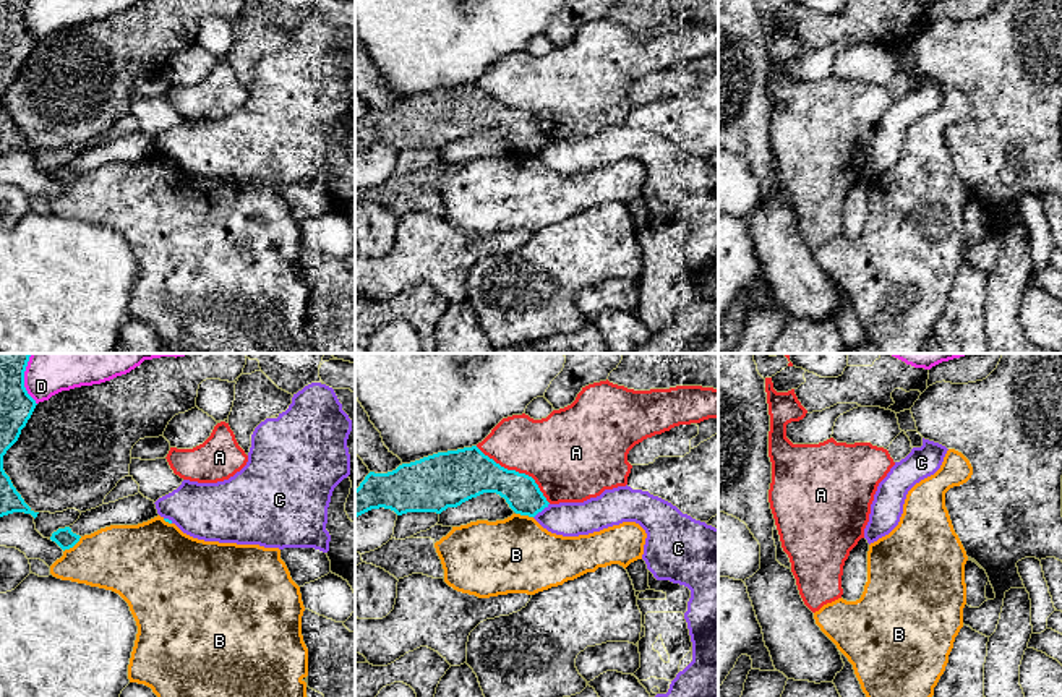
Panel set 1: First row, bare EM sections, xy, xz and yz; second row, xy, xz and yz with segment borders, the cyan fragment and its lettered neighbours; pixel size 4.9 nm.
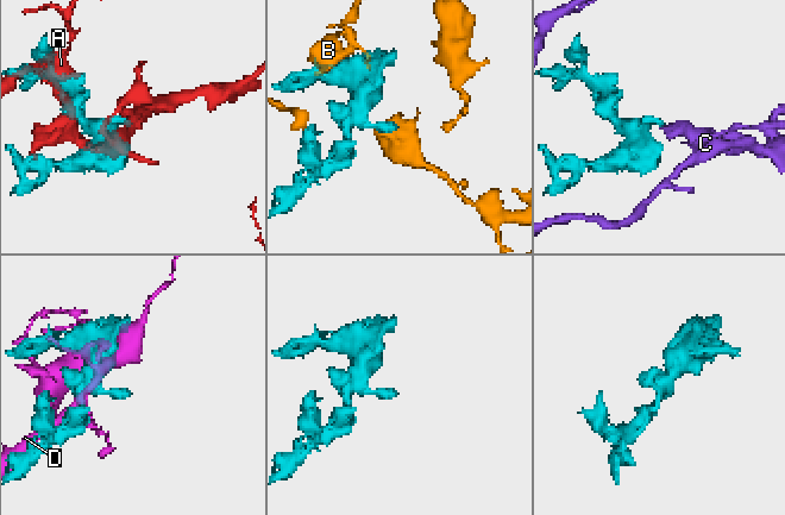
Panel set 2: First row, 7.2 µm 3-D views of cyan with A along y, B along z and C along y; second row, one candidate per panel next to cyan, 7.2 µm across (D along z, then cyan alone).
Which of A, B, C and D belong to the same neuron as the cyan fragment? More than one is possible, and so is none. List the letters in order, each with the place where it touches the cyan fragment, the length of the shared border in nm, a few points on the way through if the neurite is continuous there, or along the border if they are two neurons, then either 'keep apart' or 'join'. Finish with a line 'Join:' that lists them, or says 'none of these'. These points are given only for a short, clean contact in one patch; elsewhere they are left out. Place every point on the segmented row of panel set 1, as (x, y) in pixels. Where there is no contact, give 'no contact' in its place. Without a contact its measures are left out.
A: contact xz (514, 470); length 480 nm; keep apart
B: contact xy (72, 547); length 120 nm; keep apart
C: contact xz (540, 511); length 110 nm; border xz (548, 503), (534, 517); keep apart
D: contact xy (23, 380); length 260 nm; keep apart
Join: none of these

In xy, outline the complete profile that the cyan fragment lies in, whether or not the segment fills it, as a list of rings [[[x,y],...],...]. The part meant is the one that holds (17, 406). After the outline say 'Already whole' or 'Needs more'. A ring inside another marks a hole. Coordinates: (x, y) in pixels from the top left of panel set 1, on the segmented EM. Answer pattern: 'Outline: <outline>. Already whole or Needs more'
Outline: [[[0,353],[0,517],[34,512],[13,486],[3,470],[3,455],[18,441],[21,430],[31,418],[36,400],[24,387],[24,371],[31,353]]]. Already whole

